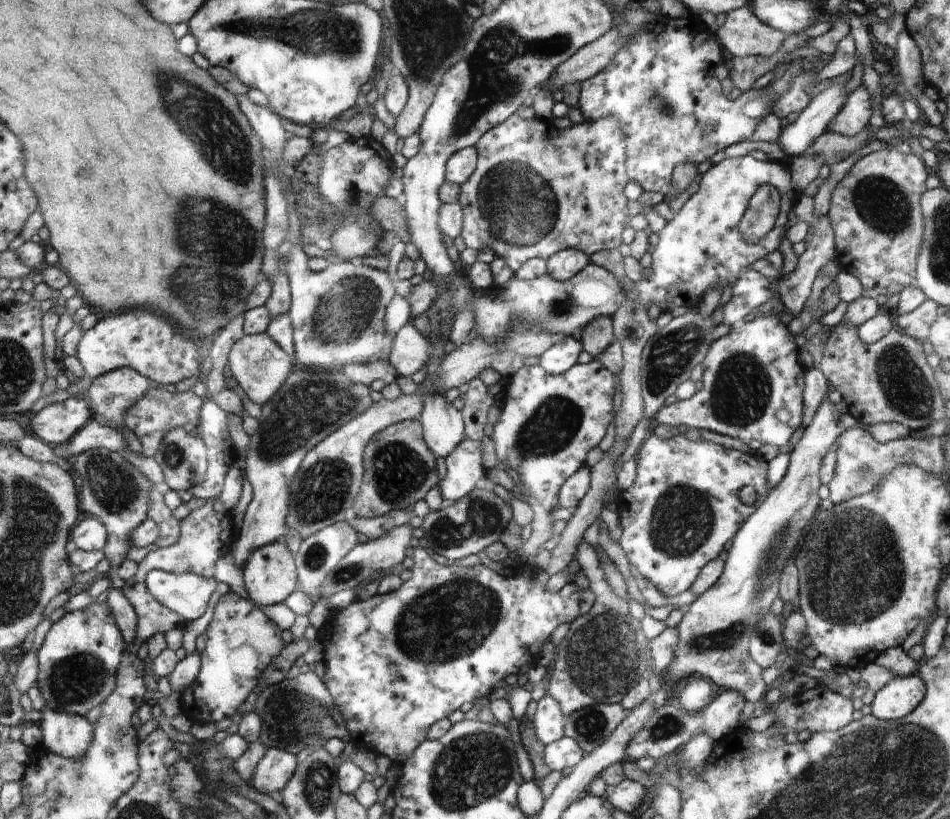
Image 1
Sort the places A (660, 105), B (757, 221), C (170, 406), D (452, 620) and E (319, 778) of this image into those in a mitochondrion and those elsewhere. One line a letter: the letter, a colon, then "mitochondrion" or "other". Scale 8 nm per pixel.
A: mitochondrion
B: mitochondrion
C: other
D: mitochondrion
E: mitochondrion

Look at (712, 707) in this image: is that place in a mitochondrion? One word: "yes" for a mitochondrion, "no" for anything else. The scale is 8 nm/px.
no

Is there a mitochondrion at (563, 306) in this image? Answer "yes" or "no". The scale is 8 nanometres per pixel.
yes

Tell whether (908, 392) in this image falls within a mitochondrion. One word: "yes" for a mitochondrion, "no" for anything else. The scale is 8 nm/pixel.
yes

